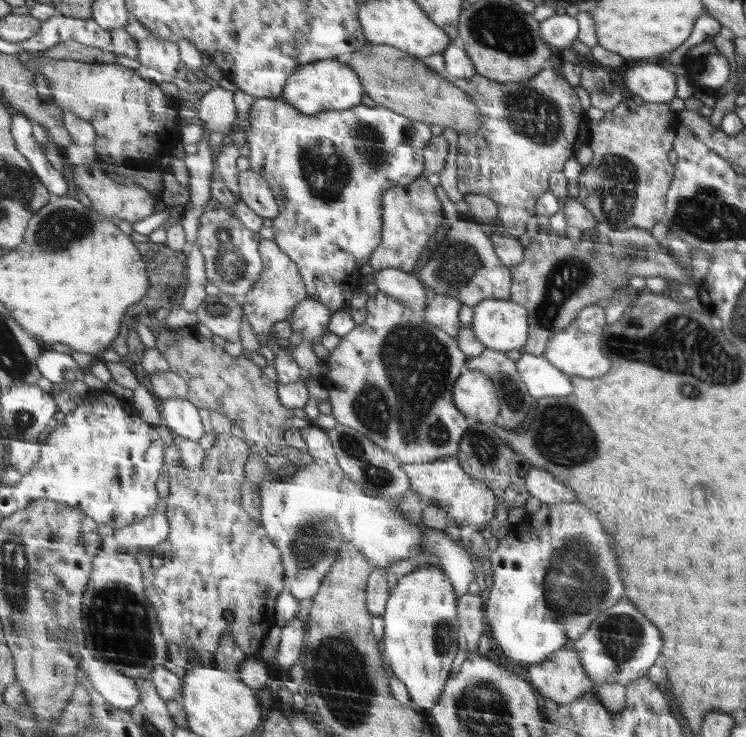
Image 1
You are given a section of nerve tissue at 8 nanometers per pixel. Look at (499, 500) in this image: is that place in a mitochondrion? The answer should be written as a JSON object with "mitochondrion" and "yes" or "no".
{"mitochondrion":"no"}

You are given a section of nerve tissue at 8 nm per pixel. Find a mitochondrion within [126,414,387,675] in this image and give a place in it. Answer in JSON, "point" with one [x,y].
{"point":[312,544]}

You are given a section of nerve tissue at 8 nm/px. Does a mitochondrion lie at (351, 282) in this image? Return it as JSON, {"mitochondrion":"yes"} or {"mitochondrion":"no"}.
{"mitochondrion":"no"}

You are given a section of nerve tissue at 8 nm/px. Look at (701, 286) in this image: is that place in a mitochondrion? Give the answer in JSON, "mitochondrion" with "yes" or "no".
{"mitochondrion":"no"}

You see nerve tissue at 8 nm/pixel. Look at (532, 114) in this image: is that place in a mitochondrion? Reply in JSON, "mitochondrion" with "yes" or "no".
{"mitochondrion":"yes"}

